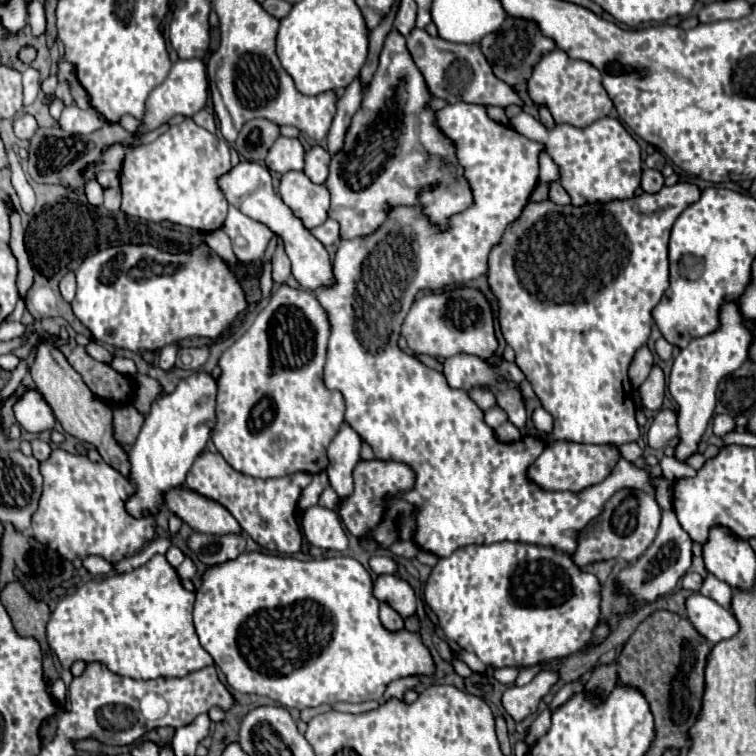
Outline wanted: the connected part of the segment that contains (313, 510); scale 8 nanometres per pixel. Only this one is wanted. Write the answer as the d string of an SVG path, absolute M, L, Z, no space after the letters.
M310 506L308 510L304 510L302 530L312 546L324 550L338 550L338 552L346 550L348 546L346 532L334 510L322 506Z

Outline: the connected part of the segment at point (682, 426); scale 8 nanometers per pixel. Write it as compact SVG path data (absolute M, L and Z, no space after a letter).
M734 302L722 304L718 312L718 322L718 330L694 338L684 350L680 350L670 372L668 390L672 398L678 402L678 444L674 448L674 458L682 464L686 464L686 460L698 452L698 444L708 428L708 422L716 406L718 382L730 372L738 370L748 358L750 330L744 326L738 306Z

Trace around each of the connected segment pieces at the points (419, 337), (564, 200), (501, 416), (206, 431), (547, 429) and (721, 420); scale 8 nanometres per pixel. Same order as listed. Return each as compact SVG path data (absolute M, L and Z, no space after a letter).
M456 288L450 292L426 294L414 300L402 324L402 336L414 354L448 358L460 352L490 358L498 346L494 336L494 318L488 300L474 288Z
M550 182L548 188L550 188L548 198L550 198L554 204L570 204L570 196L568 196L566 190L560 186L560 182Z
M492 406L490 410L486 410L484 412L484 422L492 428L492 430L496 430L502 422L506 422L508 420L508 414L500 408L500 406Z
M194 372L180 380L174 392L152 402L136 444L128 452L132 464L130 482L136 486L136 494L126 502L126 510L130 510L130 514L156 514L162 506L162 492L184 484L192 462L204 450L216 424L216 392L218 386L212 374Z
M536 408L532 412L532 422L534 422L534 426L538 426L538 432L544 432L544 434L550 434L552 432L554 418L544 408Z
M720 414L714 418L714 424L712 424L712 430L716 436L724 436L726 432L730 432L734 428L734 418L728 416L728 414Z

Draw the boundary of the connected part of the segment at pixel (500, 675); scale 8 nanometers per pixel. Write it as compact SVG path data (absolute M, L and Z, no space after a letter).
M505 667L494 670L494 678L502 684L511 685L515 682L519 674L518 668Z

